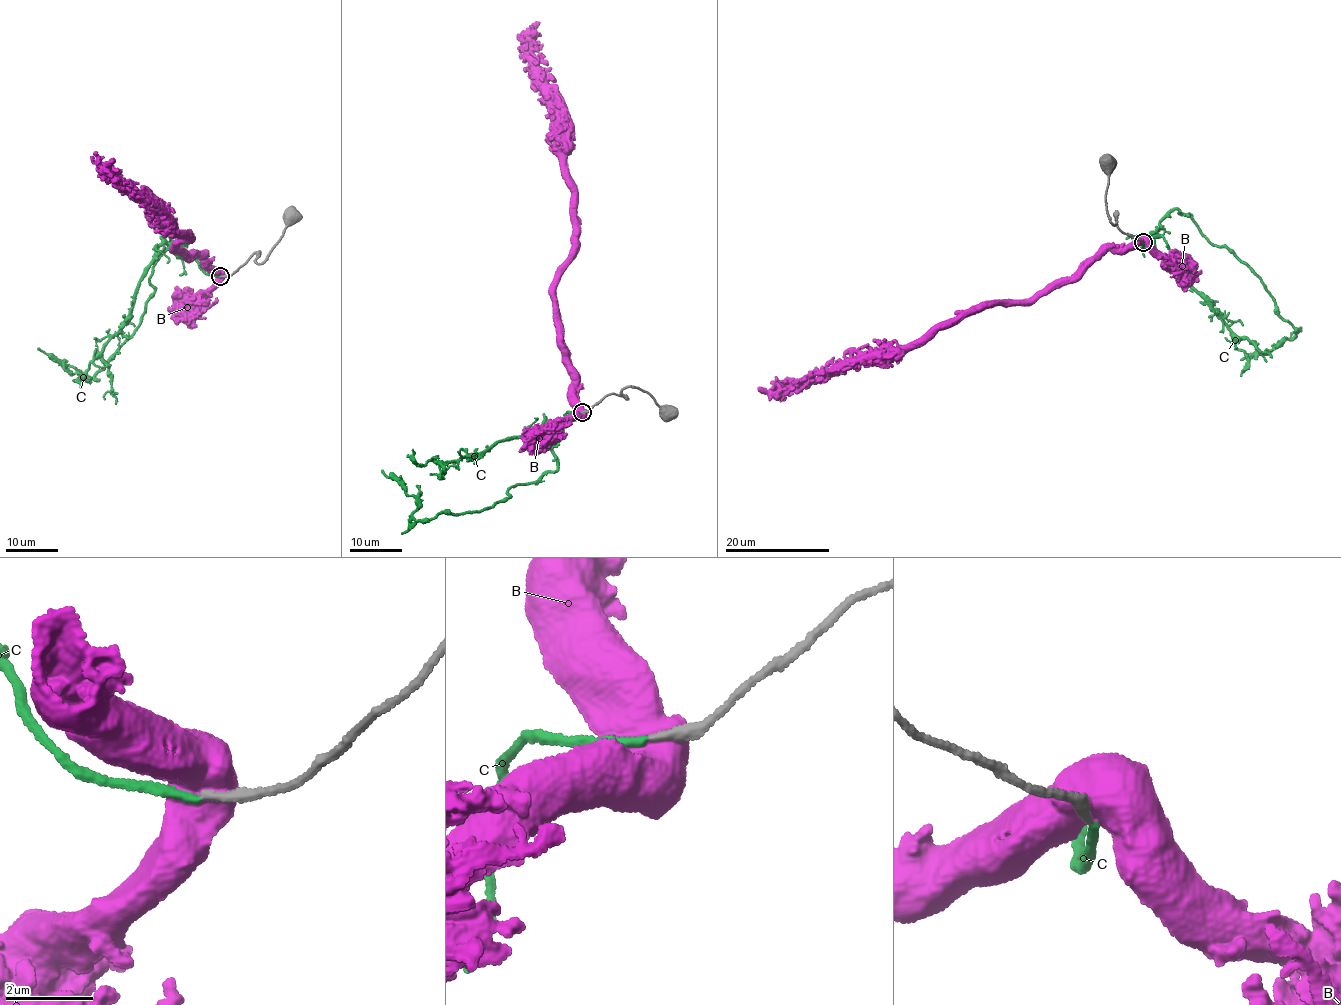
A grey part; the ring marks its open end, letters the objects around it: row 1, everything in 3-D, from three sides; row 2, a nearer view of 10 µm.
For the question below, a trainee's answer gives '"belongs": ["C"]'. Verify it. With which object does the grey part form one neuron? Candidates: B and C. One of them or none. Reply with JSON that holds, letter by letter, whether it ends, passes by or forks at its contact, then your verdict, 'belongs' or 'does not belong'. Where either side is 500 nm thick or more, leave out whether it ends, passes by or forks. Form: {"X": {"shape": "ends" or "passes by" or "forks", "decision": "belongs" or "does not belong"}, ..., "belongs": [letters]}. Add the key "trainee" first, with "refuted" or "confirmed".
{"trainee": "refuted", "B": {"decision": "does not belong"}, "C": {"shape": "ends", "decision": "does not belong"}, "belongs": []}

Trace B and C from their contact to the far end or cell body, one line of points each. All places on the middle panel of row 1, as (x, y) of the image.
B: (584, 412), (555, 291), (573, 243), (571, 187), (551, 98), (525, 34), (518, 36)
C: (581, 412), (566, 413), (550, 447), (555, 471), (478, 511), (418, 521), (417, 498), (381, 470)

